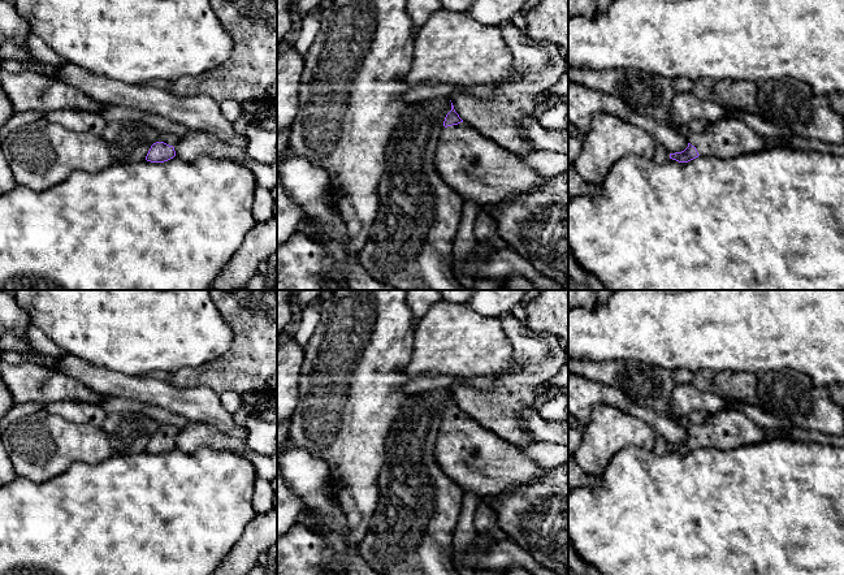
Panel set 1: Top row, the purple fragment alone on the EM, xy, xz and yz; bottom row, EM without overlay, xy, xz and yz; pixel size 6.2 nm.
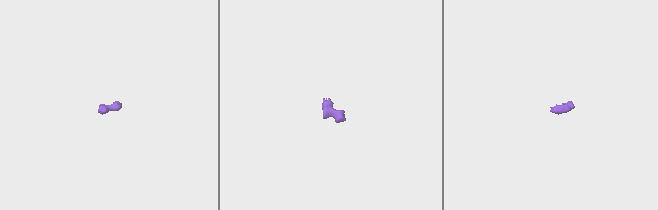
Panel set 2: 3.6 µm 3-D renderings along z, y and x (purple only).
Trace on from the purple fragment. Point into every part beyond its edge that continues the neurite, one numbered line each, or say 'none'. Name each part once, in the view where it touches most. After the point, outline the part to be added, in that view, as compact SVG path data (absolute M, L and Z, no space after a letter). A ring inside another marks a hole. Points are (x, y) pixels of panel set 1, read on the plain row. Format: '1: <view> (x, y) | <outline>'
1: xz (476, 459) | M466 412L443 419L434 454L453 481L464 490L477 492L481 498L538 480L549 472Z

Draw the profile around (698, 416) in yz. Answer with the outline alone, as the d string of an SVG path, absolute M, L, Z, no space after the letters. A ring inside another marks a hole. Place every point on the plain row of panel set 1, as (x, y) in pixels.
M704 408L696 410L689 414L689 416L687 418L687 423L692 425L700 425L706 421L707 416L709 414Z

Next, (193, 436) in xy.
M192 423L178 429L174 438L176 448L192 453L200 448L242 453L255 467L256 476L272 481L277 477L277 454L260 454L250 450L244 444L231 440L209 423Z

